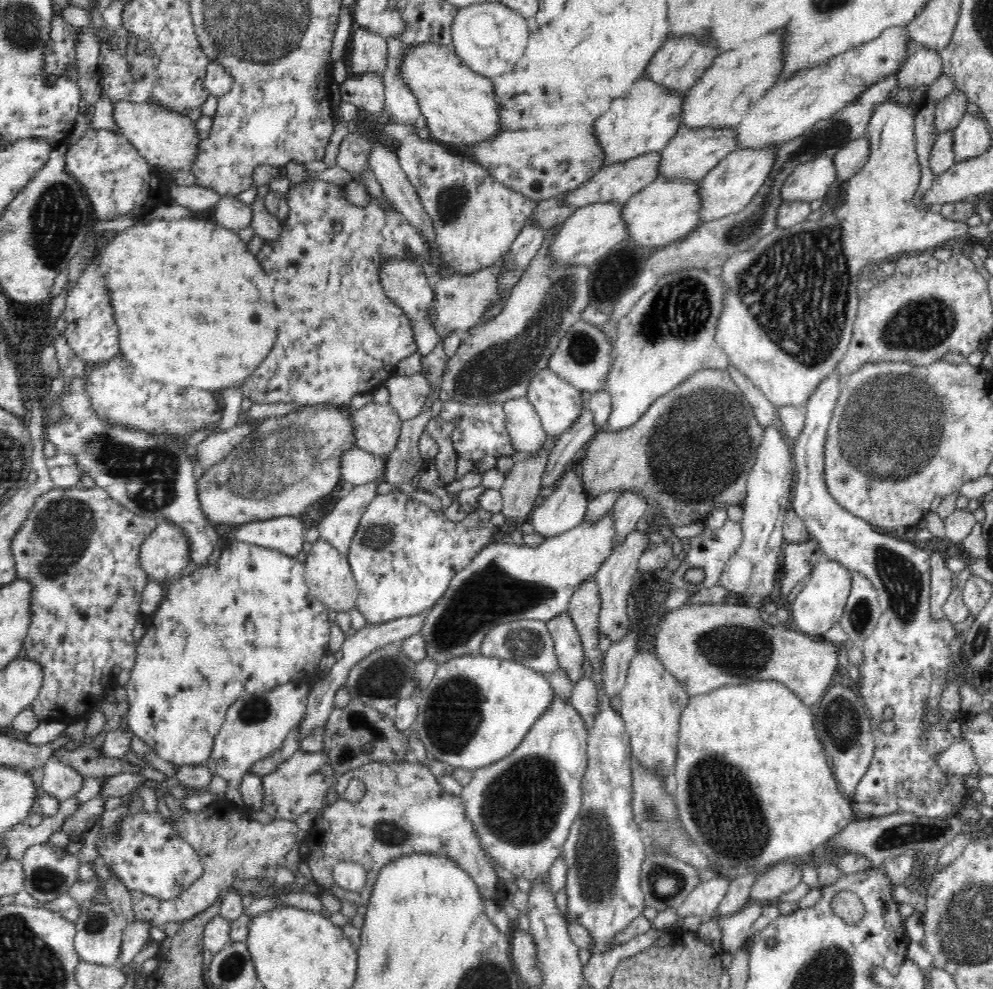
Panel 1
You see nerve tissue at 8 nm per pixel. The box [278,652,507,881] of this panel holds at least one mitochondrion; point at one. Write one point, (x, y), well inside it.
(453, 716)

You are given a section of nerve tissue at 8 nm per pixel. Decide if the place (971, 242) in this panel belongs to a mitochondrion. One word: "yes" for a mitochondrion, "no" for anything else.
no

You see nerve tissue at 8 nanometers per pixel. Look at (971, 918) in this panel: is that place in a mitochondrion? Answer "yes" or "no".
yes

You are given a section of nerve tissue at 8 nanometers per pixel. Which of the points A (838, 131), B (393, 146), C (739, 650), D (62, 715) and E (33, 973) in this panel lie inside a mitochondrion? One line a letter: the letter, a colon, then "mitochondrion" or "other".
A: mitochondrion
B: other
C: mitochondrion
D: other
E: mitochondrion

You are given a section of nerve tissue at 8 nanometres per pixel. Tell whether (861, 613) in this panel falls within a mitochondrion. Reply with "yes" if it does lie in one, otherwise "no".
yes

